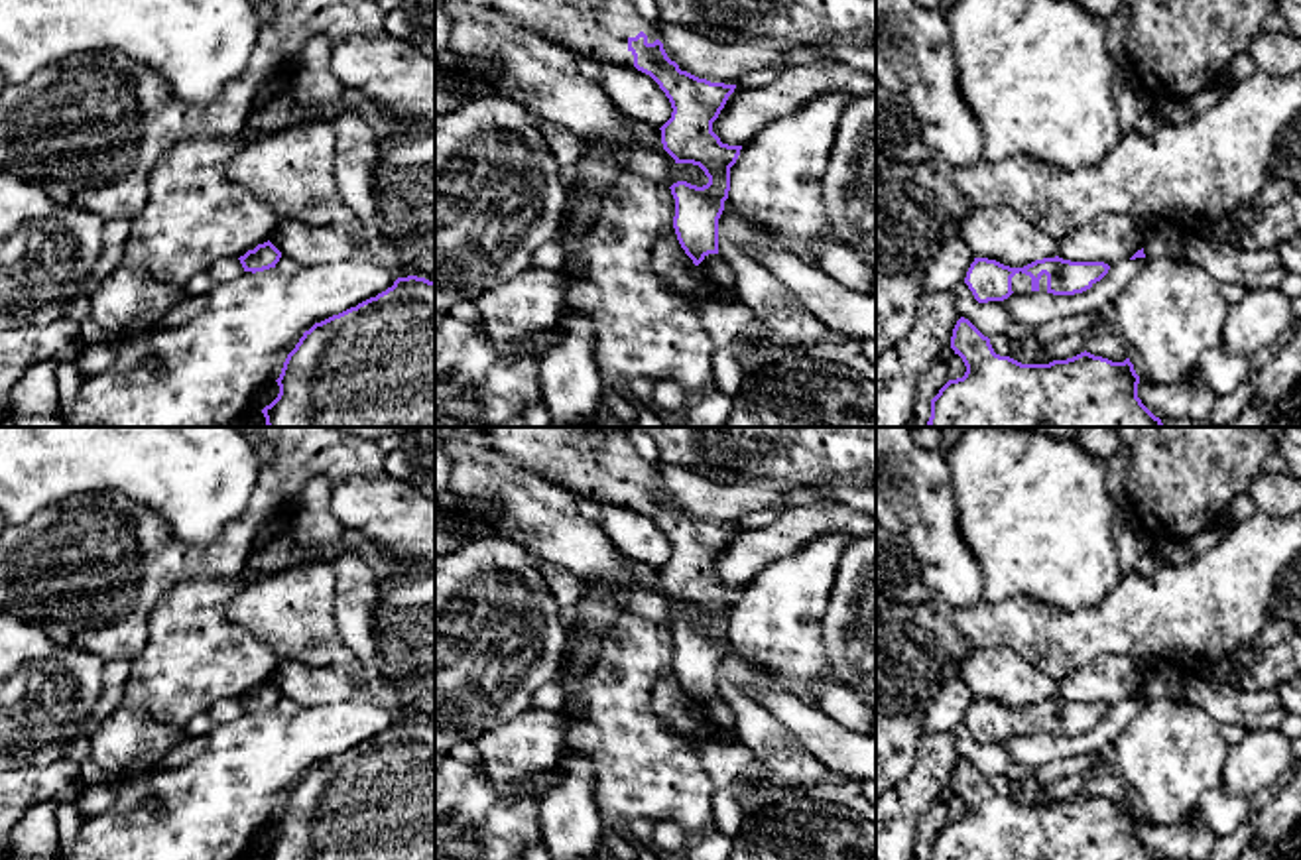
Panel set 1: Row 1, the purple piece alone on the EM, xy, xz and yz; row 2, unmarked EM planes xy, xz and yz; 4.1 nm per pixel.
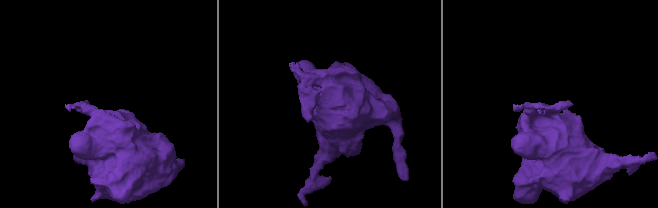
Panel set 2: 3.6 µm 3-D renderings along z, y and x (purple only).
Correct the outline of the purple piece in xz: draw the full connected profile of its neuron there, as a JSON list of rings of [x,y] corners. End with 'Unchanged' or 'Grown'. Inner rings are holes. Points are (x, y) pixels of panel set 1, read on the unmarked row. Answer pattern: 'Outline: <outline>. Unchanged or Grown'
Outline: [[[486,427],[482,433],[492,451],[512,459],[524,470],[563,484],[577,496],[598,494],[604,502],[636,508],[659,525],[673,549],[671,559],[659,569],[663,590],[675,604],[699,606],[709,618],[703,628],[687,622],[669,628],[675,640],[677,681],[695,706],[709,695],[718,695],[718,659],[730,632],[730,608],[742,586],[722,584],[712,573],[712,563],[736,525],[711,523],[681,512],[659,482],[661,466],[646,464],[620,427]]]. Grown

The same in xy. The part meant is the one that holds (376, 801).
Outline: [[[417,716],[398,718],[392,728],[376,738],[315,764],[287,795],[276,823],[279,834],[262,850],[266,860],[435,860],[435,722]]]. Unchanged

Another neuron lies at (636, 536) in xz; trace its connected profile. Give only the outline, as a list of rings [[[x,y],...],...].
[[[604,502],[598,525],[632,561],[661,569],[671,559],[673,549],[665,533],[636,508]]]

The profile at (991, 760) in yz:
[[[962,722],[953,730],[957,752],[968,760],[984,777],[992,779],[1004,775],[1012,764],[1002,742],[978,744]]]

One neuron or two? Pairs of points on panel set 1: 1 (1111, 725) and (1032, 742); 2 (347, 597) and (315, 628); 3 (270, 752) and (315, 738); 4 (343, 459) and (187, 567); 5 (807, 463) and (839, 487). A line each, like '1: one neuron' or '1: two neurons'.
1: one neuron
2: two neurons
3: one neuron
4: one neuron
5: two neurons

